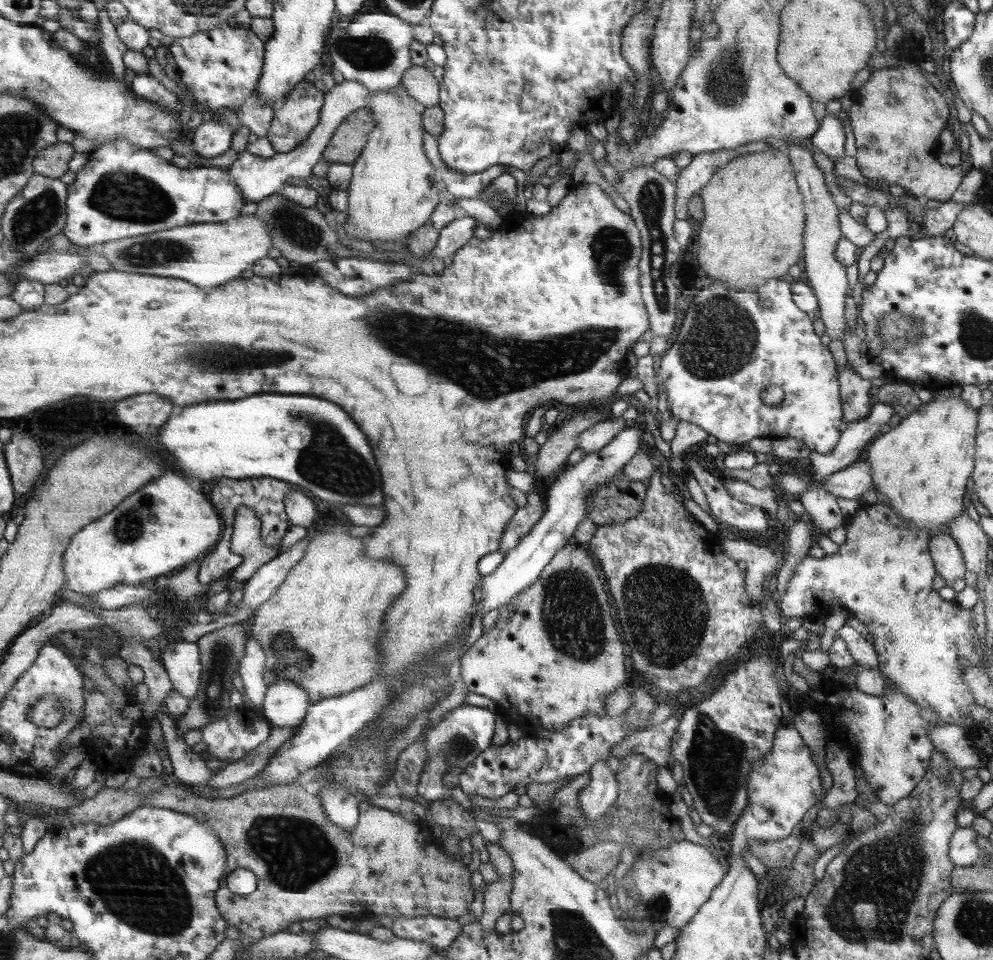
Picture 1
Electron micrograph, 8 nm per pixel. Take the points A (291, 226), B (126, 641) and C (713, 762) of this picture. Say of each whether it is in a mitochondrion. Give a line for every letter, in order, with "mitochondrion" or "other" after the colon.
A: mitochondrion
B: other
C: mitochondrion

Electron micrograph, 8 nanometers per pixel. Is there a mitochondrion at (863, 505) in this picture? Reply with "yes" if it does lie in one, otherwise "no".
no

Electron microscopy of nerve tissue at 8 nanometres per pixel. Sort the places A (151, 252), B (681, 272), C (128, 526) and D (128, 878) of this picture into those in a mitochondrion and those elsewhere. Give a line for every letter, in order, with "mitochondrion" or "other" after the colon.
A: mitochondrion
B: mitochondrion
C: mitochondrion
D: mitochondrion

